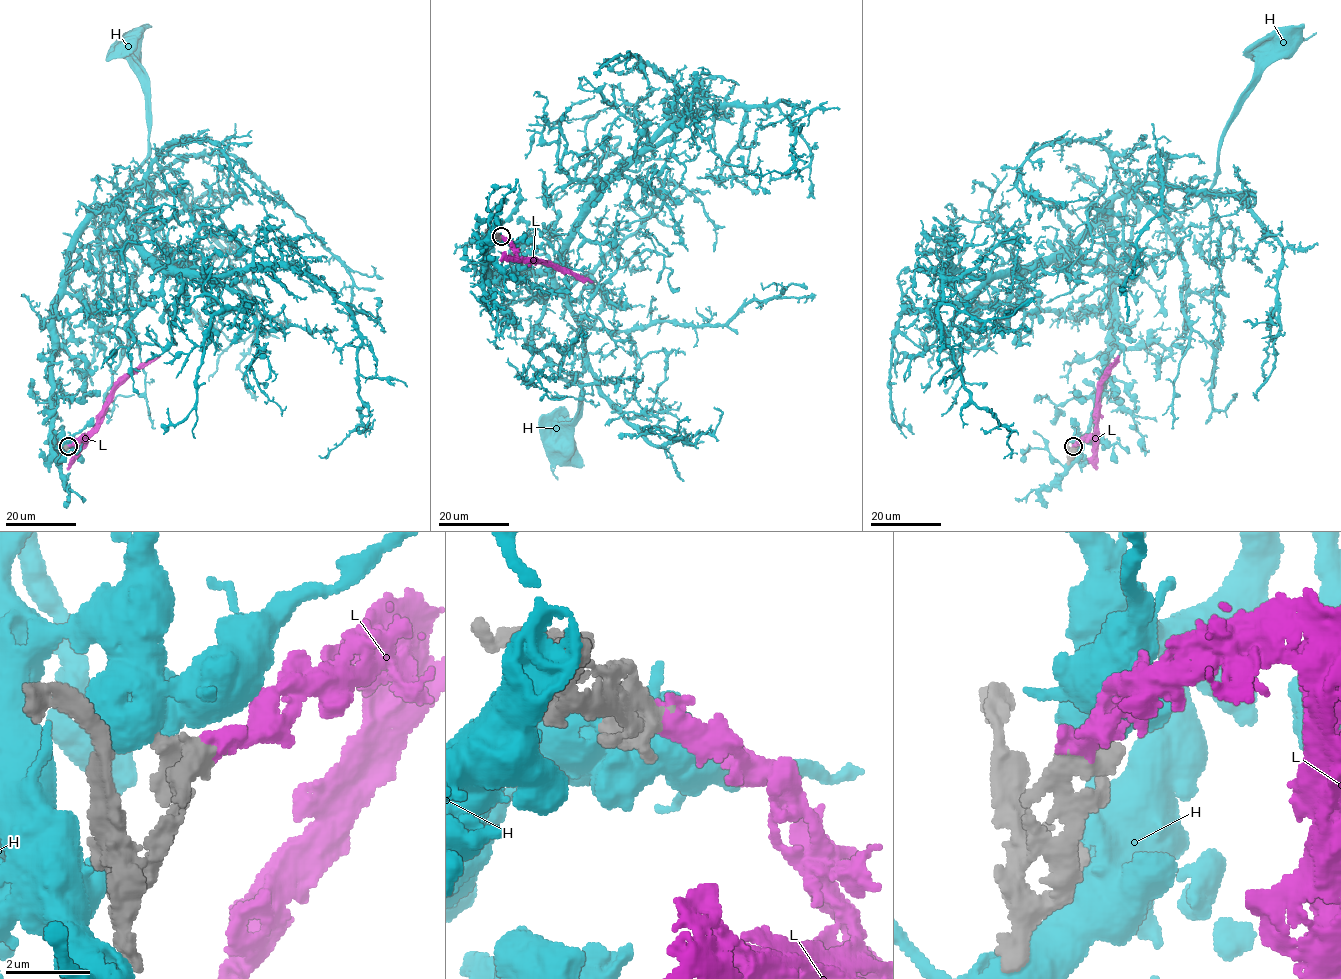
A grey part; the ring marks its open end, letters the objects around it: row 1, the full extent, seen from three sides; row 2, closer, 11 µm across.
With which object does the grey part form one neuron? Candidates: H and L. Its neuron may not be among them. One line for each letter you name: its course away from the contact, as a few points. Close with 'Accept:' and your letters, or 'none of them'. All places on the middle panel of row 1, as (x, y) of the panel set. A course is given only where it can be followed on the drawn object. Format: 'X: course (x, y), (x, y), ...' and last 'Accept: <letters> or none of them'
L: course (501, 237), (520, 259), (542, 260), (593, 282)
Accept: L

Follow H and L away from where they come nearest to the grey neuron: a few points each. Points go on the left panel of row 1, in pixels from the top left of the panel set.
H: (63, 446), (54, 311), (74, 240), (132, 186), (147, 205), (125, 194), (148, 152), (129, 41)
L: (68, 446), (83, 439), (96, 426), (110, 395), (134, 371), (160, 356)

